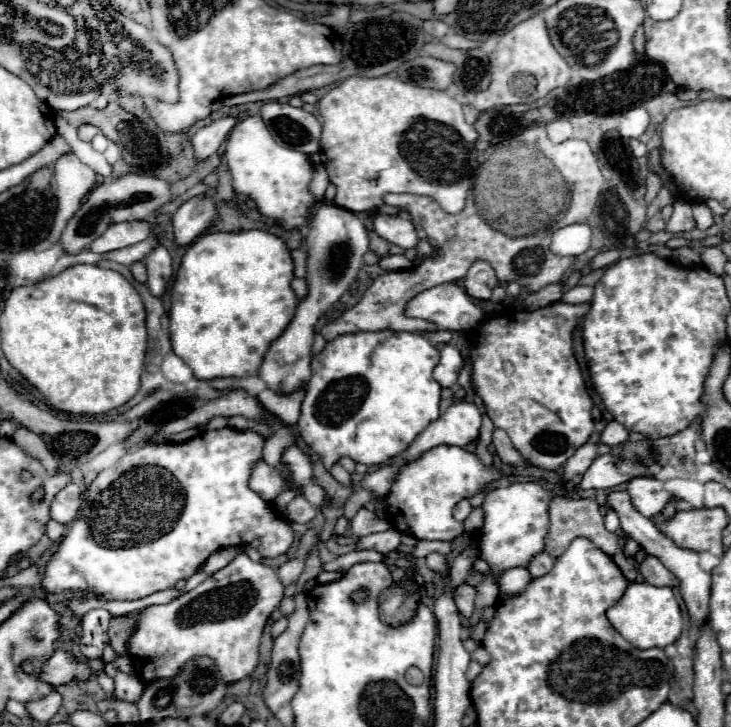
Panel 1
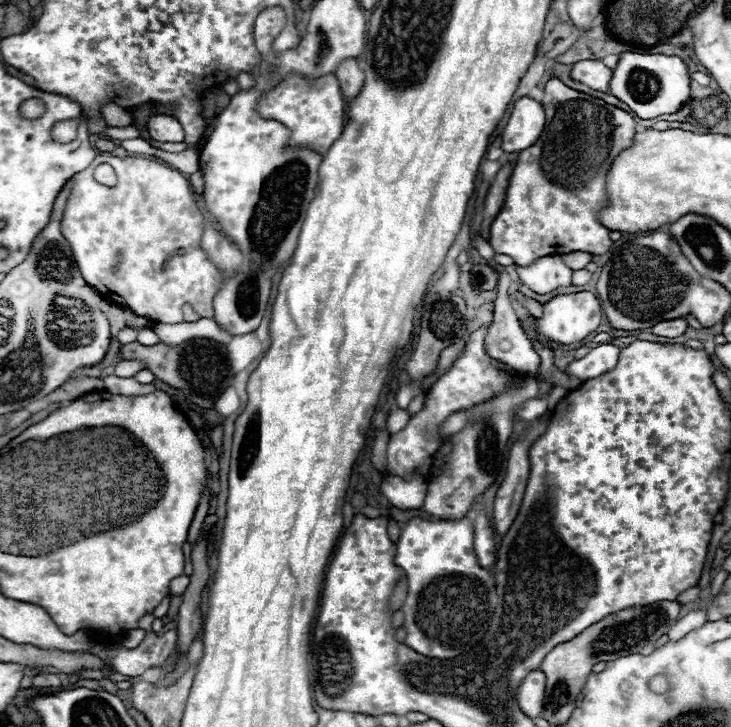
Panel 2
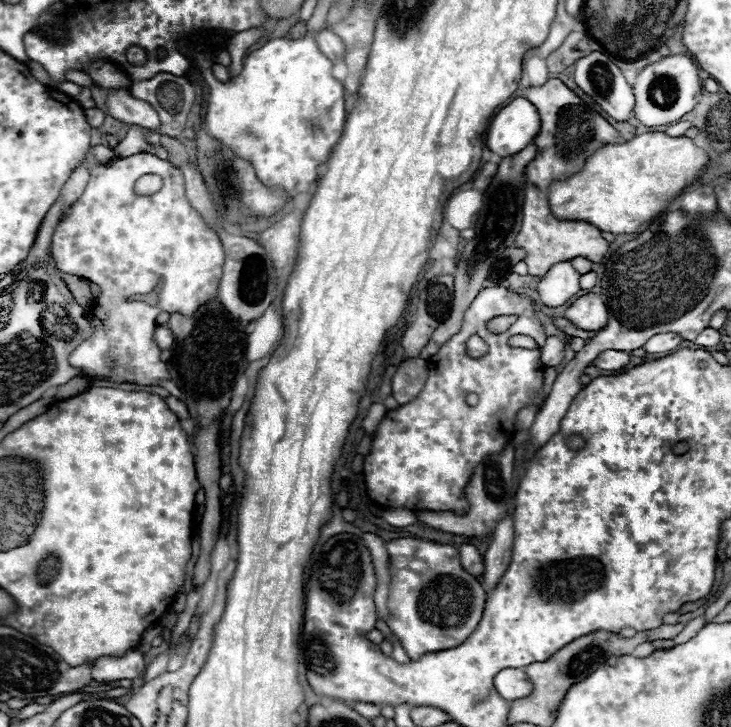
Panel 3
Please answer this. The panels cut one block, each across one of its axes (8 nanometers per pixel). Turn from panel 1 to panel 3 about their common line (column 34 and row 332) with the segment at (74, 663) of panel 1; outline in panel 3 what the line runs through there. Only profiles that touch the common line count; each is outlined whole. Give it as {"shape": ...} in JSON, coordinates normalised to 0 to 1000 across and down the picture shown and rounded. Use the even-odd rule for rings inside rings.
{"shape":[[[911,457],[911,459],[897,459],[892,462],[884,473],[881,481],[892,484],[892,487],[903,487],[903,484],[919,484],[927,479],[927,473],[933,470],[933,465],[922,457]]]}

